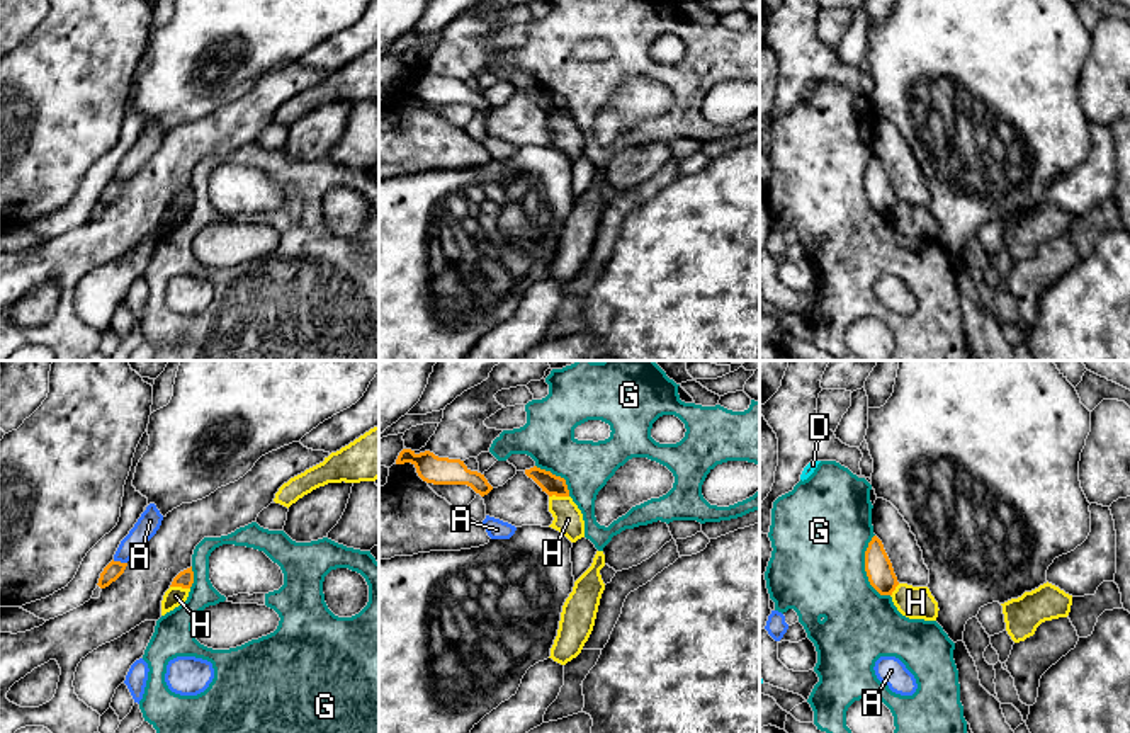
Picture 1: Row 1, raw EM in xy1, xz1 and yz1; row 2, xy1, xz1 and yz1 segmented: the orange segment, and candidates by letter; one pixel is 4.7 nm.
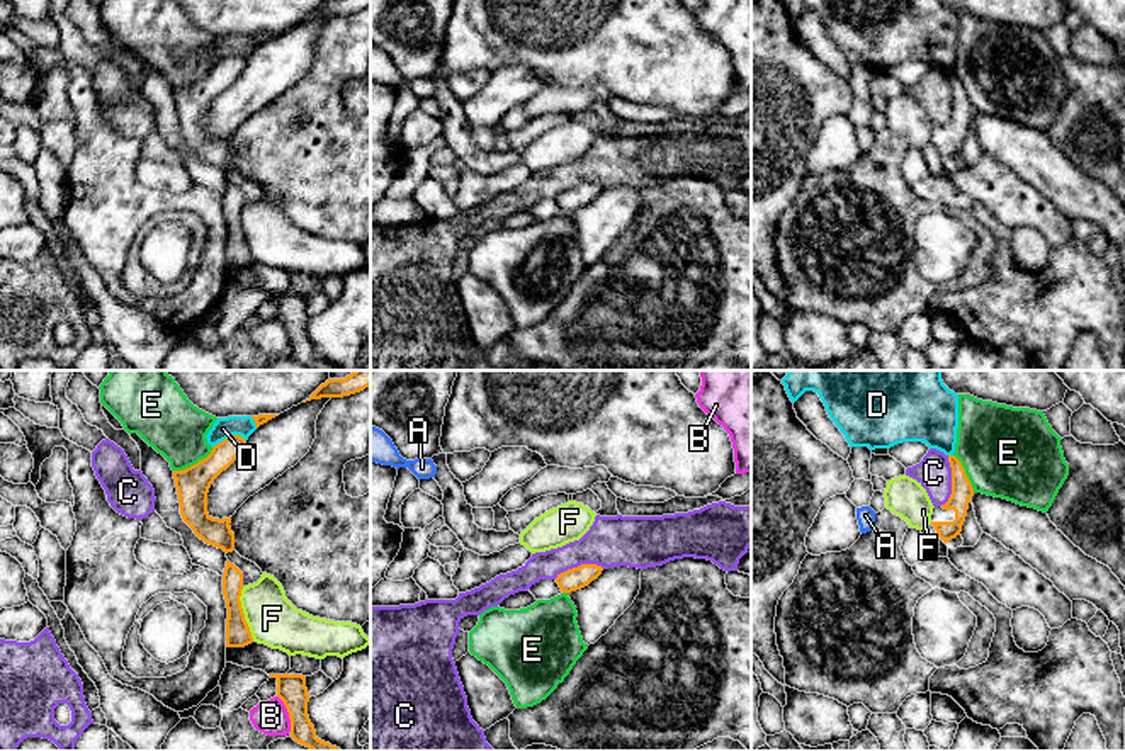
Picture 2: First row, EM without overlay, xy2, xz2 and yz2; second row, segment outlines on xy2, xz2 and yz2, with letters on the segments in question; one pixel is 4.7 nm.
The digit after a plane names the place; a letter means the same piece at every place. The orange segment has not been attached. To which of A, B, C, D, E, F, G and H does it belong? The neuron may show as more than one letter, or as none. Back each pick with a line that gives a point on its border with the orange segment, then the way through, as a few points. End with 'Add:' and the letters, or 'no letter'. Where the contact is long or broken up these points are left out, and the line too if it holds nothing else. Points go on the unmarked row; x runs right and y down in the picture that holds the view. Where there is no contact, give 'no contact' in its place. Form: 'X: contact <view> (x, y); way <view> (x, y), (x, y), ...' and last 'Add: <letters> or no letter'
Add: no letter

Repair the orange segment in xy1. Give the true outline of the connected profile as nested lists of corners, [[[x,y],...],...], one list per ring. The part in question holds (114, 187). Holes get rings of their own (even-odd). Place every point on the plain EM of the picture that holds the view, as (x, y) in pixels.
[[[110,180],[104,190],[100,192],[100,197],[99,197],[99,206],[100,207],[105,207],[109,206],[112,201],[116,201],[126,189],[127,182],[121,182],[121,180]]]

